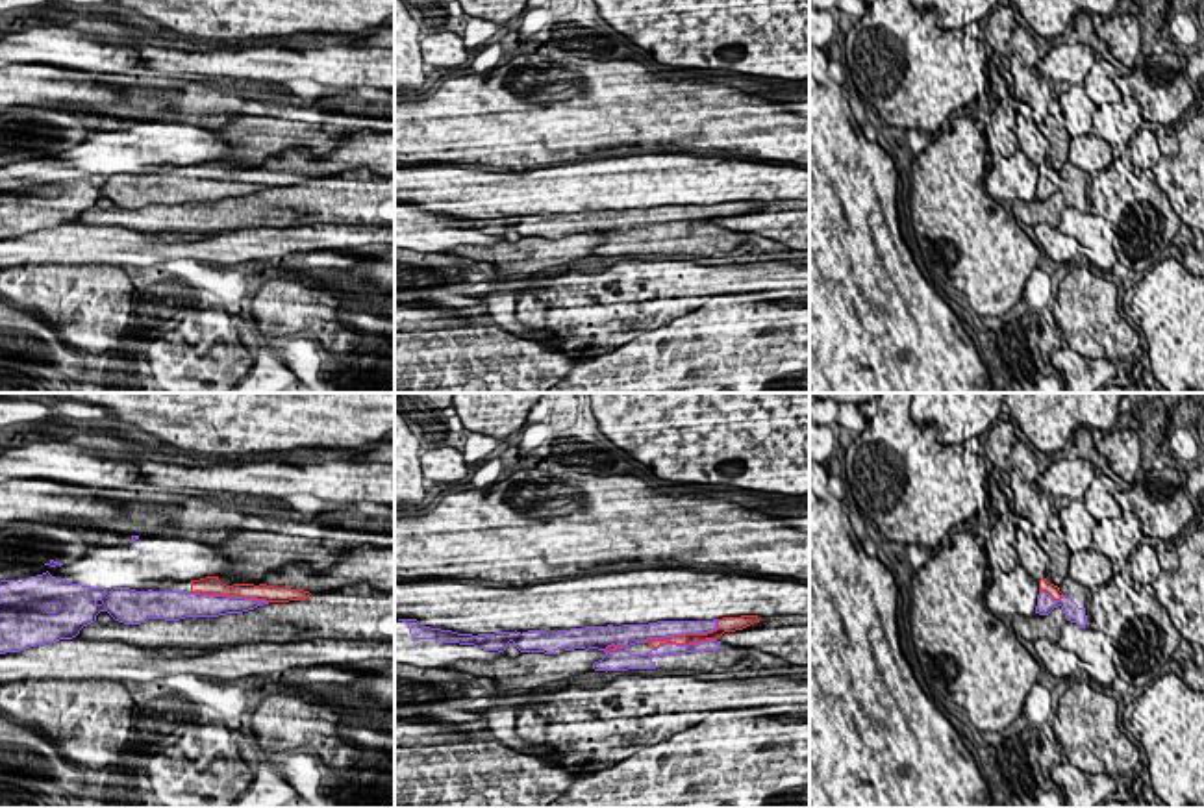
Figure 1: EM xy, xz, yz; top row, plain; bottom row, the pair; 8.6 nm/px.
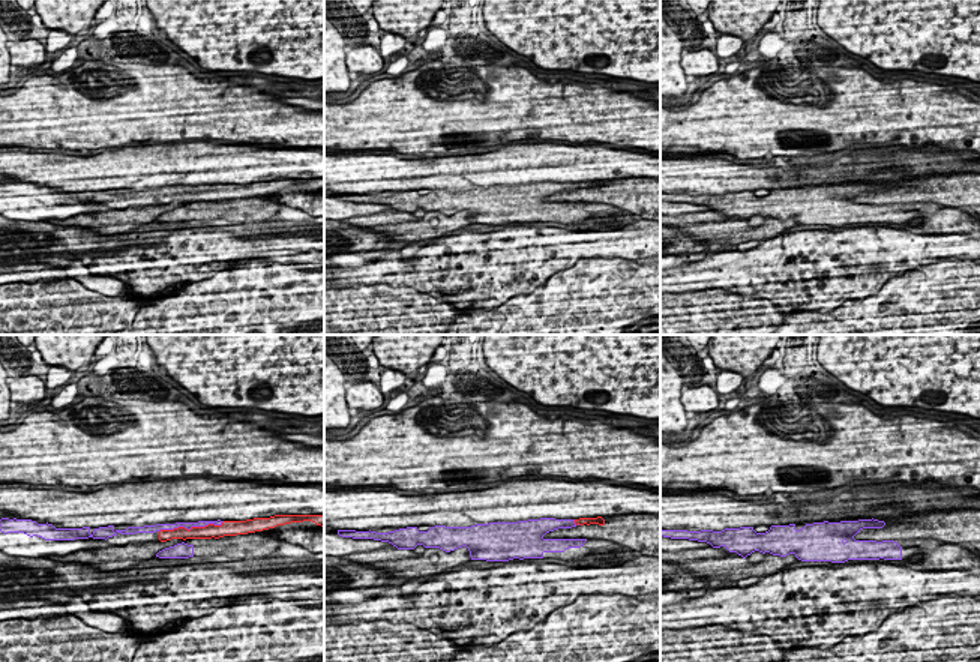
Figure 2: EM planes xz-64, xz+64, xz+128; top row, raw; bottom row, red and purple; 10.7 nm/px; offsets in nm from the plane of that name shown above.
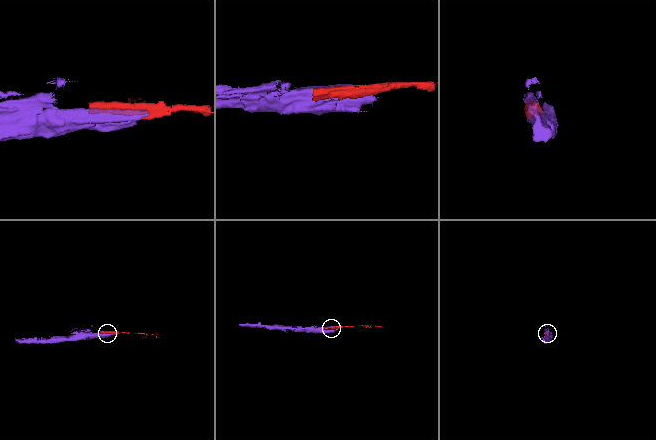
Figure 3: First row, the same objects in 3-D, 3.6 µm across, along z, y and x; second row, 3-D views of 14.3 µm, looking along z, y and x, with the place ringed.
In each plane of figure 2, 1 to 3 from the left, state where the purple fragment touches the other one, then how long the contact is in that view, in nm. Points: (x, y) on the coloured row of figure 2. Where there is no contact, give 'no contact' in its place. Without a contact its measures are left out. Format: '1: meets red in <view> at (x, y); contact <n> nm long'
1: meets red in xz-64 at (192, 527); contact 700 nm long
2: meets red in xz+64 at (577, 524); contact 100 nm long
3: no contact

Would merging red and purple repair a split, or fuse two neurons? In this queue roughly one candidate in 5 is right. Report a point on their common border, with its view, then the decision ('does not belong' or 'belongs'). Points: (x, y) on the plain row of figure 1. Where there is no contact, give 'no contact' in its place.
meets red in xz at (682, 221); does not belong

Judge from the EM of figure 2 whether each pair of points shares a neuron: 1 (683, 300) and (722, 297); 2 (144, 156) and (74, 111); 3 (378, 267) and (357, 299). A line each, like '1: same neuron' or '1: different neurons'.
1: same neuron
2: different neurons
3: different neurons

